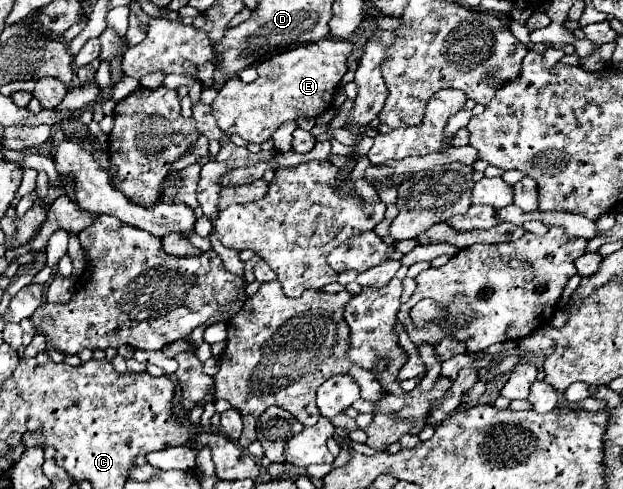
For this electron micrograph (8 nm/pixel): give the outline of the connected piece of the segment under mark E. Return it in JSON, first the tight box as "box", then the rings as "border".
{"box":[211,39,355,143],"border":[[[321,39],[263,61],[257,67],[259,77],[253,83],[243,83],[239,77],[231,77],[211,105],[219,129],[227,135],[237,133],[249,143],[263,143],[287,121],[295,121],[299,117],[315,119],[323,115],[333,107],[339,81],[347,73],[347,57],[353,47],[355,45],[345,39]]]}

